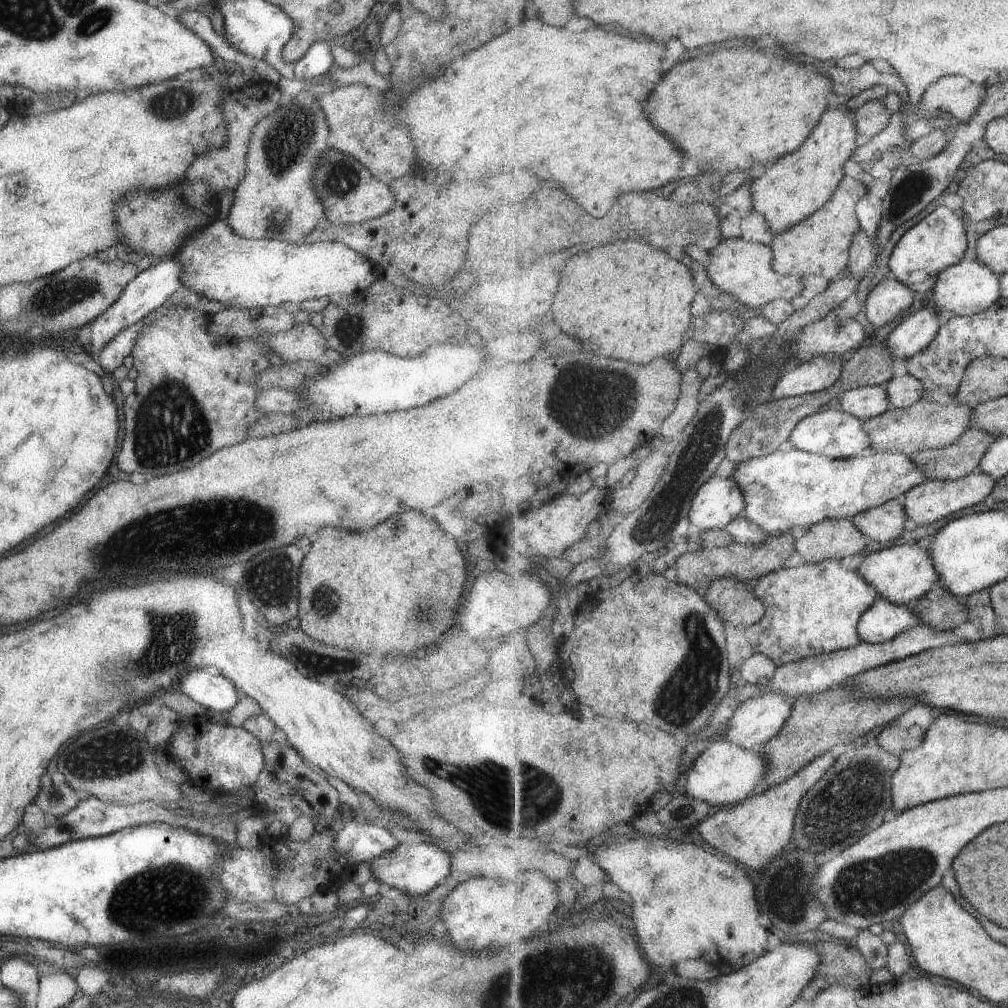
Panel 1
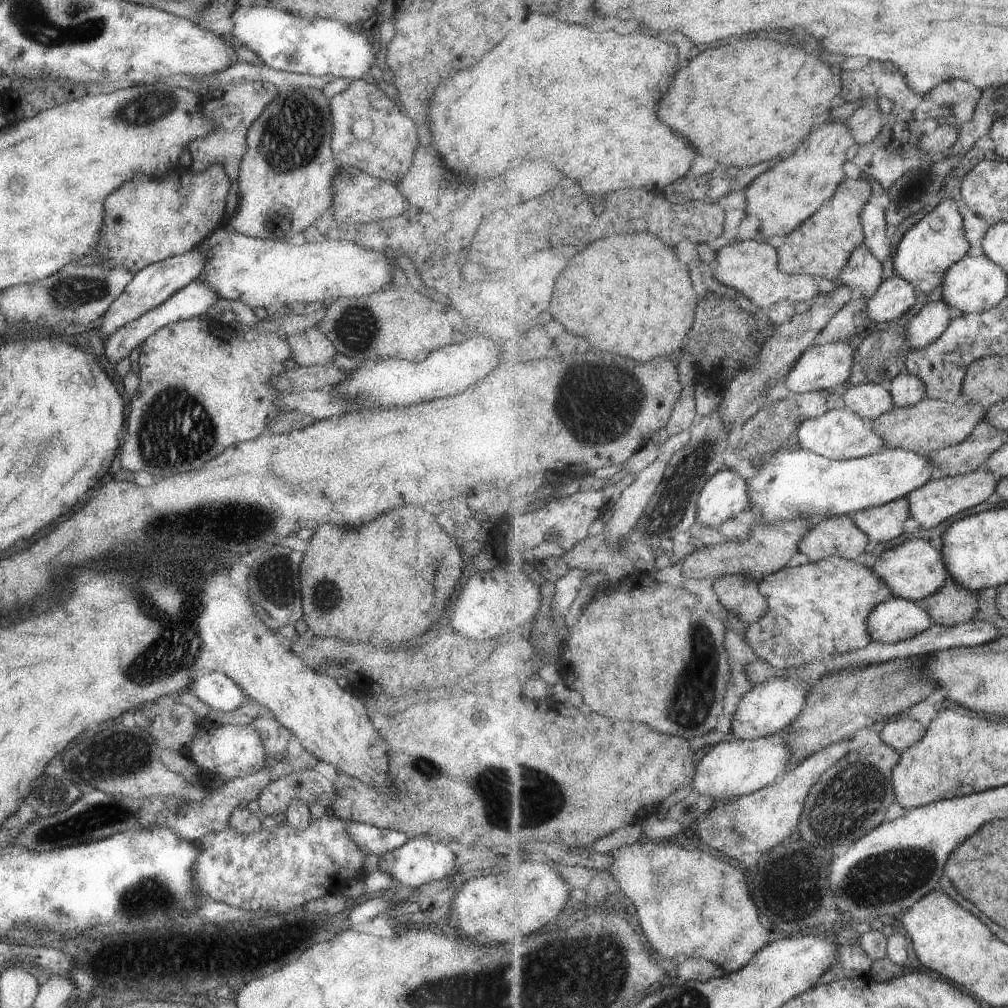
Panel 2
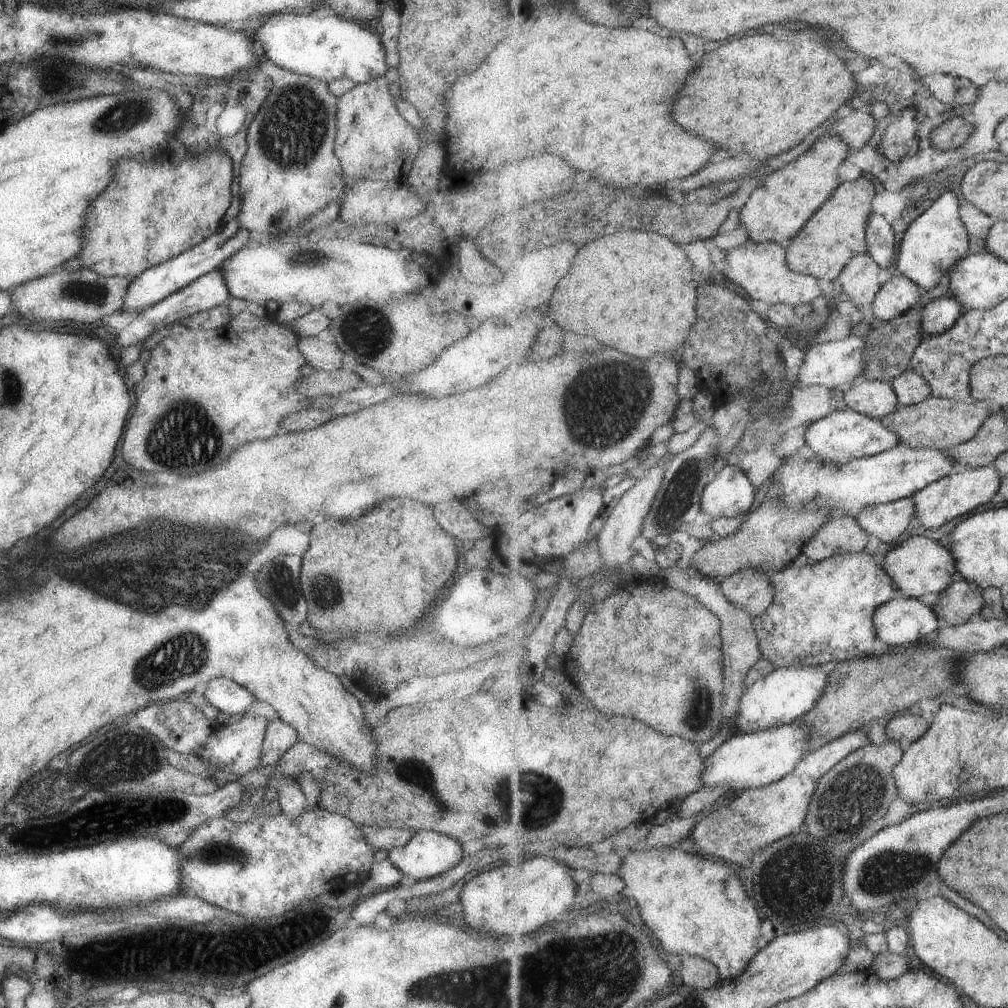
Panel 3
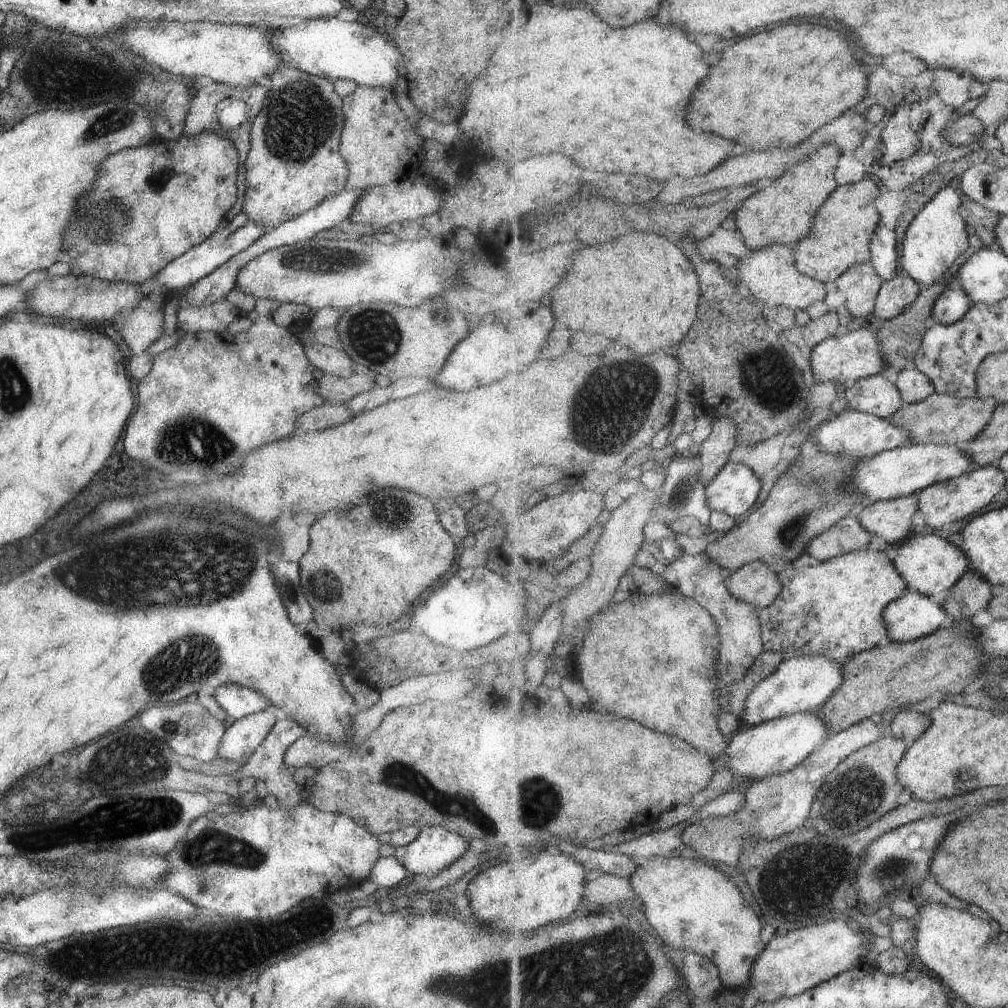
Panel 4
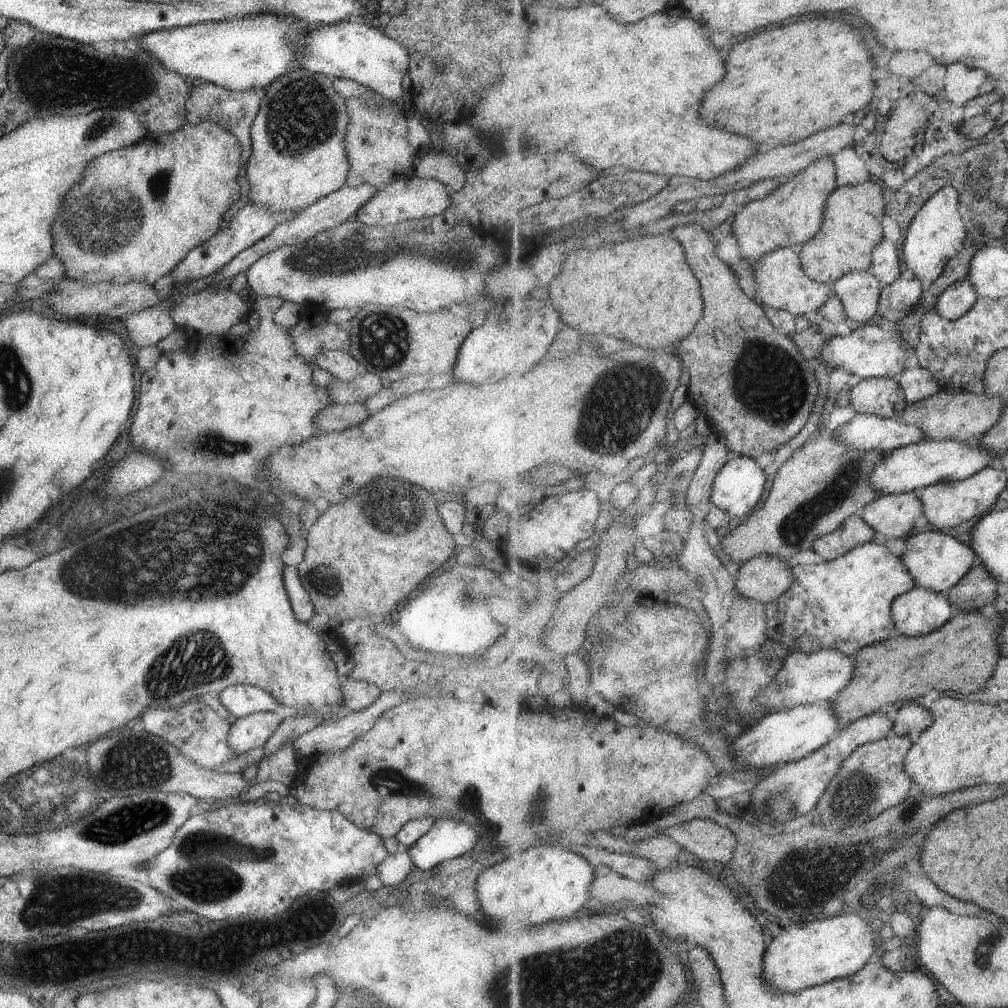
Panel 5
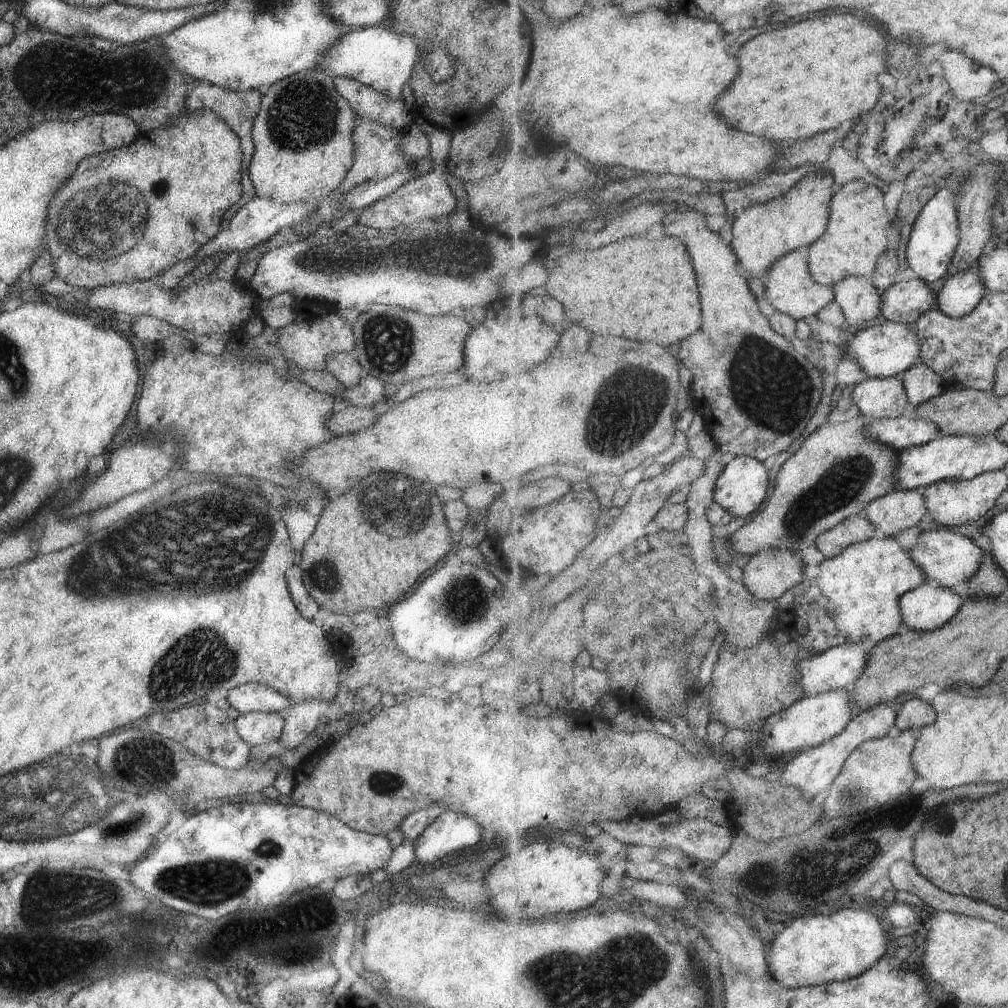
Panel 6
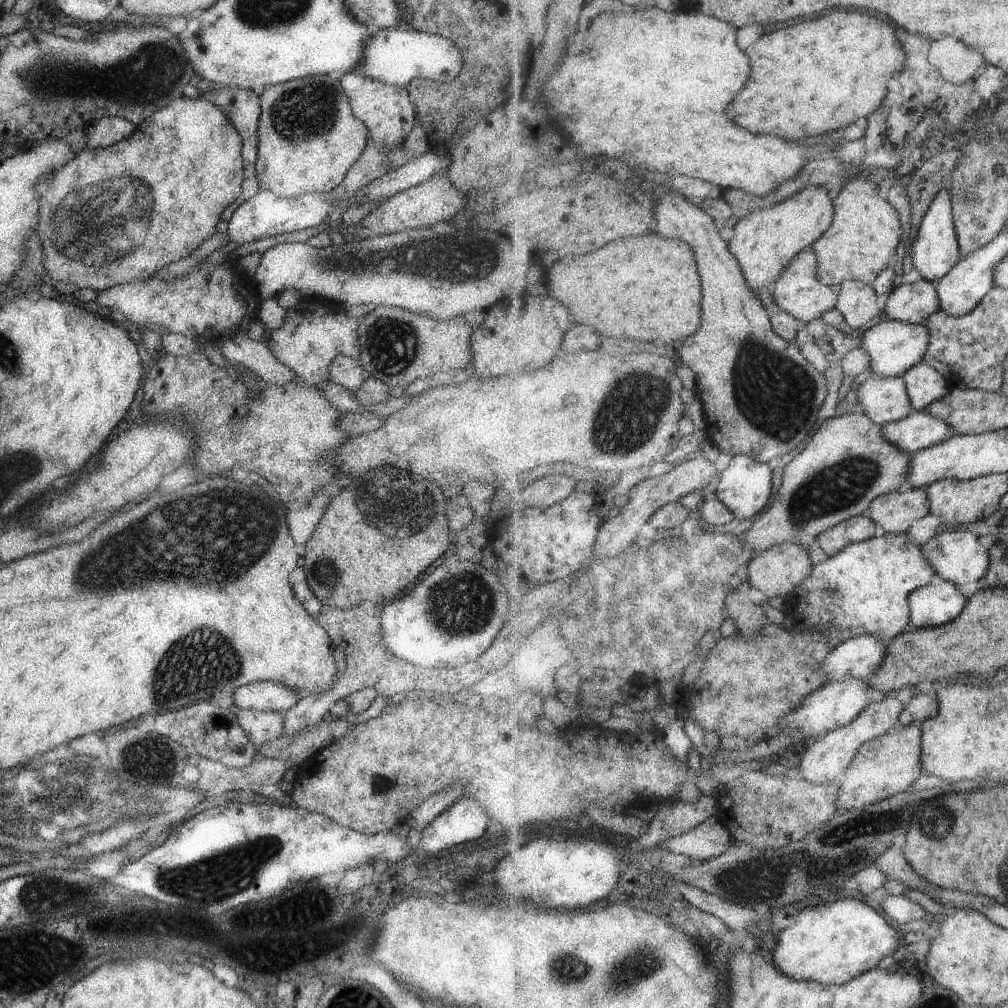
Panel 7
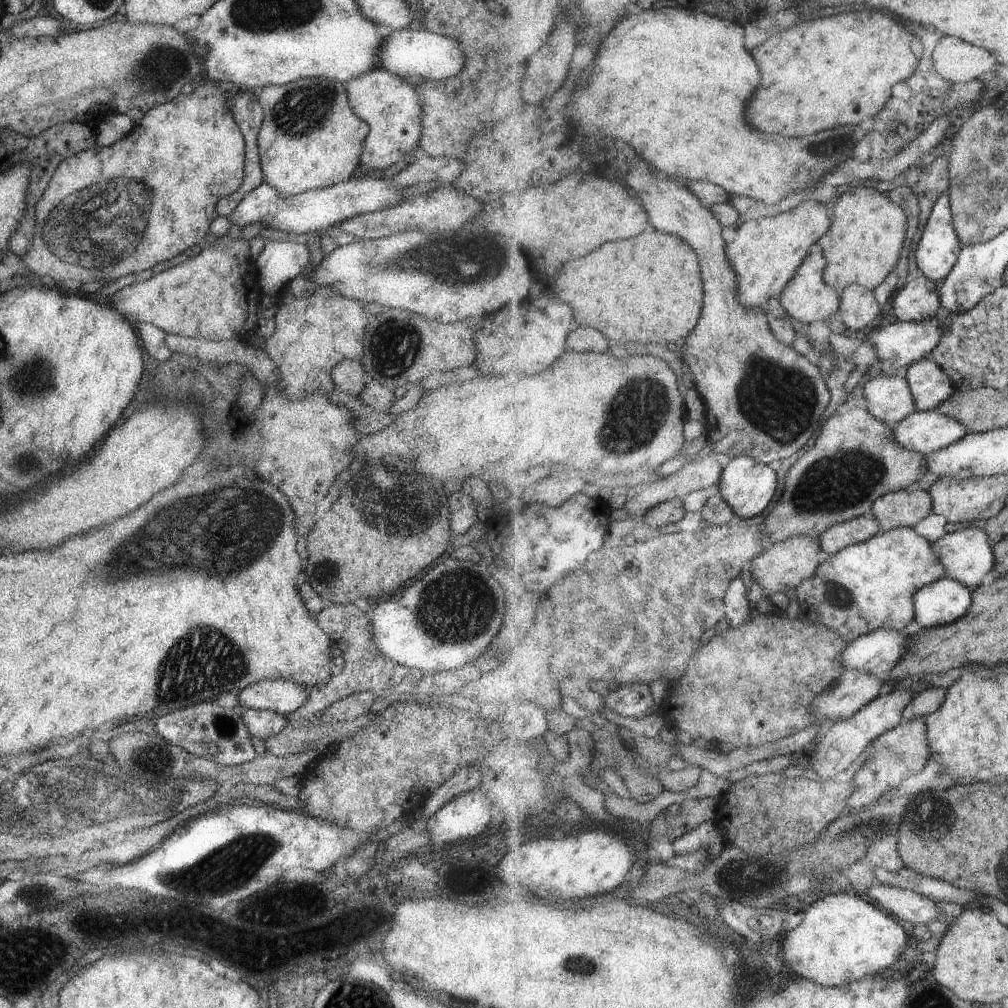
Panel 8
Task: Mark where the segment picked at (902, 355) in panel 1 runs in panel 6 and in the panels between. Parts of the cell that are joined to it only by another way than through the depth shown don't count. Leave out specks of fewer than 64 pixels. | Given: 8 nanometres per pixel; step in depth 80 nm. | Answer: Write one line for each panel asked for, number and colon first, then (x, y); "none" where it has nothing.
2: (933, 319)
3: (940, 315)
4: (954, 303)
5: (959, 298)
6: (959, 296)

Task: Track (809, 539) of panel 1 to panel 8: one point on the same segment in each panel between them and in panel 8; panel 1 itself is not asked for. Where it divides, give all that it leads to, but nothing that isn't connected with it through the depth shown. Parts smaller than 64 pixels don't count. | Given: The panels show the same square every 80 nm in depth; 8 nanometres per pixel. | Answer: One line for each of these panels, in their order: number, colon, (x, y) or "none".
2: (839, 536)
3: (841, 535)
4: (848, 535)
5: (854, 532)
6: (858, 528)
7: (857, 529)
8: (860, 529)

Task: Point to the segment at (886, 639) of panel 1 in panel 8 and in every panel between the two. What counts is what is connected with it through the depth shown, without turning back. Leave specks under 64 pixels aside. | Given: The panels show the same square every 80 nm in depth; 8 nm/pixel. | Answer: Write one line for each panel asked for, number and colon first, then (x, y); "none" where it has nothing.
2: (897, 619)
3: (898, 622)
4: (913, 616)
5: (919, 612)
6: (930, 607)
7: (939, 603)
8: (947, 600)

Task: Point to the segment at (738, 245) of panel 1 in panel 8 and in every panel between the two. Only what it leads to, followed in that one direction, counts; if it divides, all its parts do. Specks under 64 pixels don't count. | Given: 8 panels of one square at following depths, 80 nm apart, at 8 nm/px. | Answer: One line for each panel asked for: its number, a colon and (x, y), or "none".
2: (751, 267)
3: (761, 269)
4: (771, 275)
5: (781, 282)
6: (790, 287)
7: (799, 291)
8: (808, 298)

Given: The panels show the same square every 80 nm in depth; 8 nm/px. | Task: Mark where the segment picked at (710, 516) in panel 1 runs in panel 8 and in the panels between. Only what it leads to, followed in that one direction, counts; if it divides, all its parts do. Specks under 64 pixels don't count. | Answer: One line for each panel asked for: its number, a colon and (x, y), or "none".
2: (726, 495)
3: (731, 494)
4: (735, 490)
5: (738, 488)
6: (742, 487)
7: (745, 486)
8: (748, 486)

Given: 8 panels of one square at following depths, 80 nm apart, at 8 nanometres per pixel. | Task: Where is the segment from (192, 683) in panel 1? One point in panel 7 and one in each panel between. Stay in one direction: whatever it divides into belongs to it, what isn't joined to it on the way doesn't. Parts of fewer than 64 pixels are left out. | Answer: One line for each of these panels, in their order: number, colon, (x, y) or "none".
2: (216, 690)
3: (226, 696)
4: (237, 701)
5: (240, 700)
6: (248, 697)
7: (260, 695)

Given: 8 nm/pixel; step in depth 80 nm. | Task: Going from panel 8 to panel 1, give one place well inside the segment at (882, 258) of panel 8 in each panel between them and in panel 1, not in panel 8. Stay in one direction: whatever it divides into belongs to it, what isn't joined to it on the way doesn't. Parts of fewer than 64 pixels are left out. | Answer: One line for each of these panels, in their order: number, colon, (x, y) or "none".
1: (821, 245)
2: (822, 246)
3: (837, 232)
4: (841, 235)
5: (851, 230)
6: (855, 240)
7: (861, 242)

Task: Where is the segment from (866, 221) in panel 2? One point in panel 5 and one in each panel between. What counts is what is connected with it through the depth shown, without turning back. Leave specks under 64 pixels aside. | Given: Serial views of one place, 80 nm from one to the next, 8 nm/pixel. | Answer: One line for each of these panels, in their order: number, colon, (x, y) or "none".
3: (880, 237)
4: (884, 243)
5: (886, 266)

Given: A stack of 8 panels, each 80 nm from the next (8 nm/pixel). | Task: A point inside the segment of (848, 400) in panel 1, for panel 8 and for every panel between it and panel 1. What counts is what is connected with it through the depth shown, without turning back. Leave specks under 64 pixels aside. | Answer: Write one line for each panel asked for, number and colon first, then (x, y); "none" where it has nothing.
2: (872, 400)
3: (877, 399)
4: (875, 395)
5: (881, 396)
6: (877, 398)
7: (885, 399)
8: (889, 398)

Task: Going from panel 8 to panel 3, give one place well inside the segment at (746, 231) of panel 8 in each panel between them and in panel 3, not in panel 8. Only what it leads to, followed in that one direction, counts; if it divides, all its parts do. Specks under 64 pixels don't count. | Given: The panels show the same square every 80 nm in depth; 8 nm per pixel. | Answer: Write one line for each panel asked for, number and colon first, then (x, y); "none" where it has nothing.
3: (781, 206)
4: (784, 212)
5: (793, 214)
6: (764, 233)
7: (764, 241)

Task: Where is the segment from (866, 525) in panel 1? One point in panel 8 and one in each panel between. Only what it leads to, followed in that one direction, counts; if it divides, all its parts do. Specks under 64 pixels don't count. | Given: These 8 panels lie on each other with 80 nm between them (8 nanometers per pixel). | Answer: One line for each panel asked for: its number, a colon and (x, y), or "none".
2: (885, 523)
3: (888, 522)
4: (893, 520)
5: (894, 516)
6: (898, 511)
7: (896, 512)
8: (905, 508)

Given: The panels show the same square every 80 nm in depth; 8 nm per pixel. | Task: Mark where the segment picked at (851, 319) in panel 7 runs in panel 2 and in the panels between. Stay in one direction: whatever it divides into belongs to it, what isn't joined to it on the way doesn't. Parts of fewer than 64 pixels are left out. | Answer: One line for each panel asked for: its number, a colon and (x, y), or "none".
2: (865, 271)
3: (862, 279)
4: (861, 283)
5: (860, 291)
6: (861, 301)

